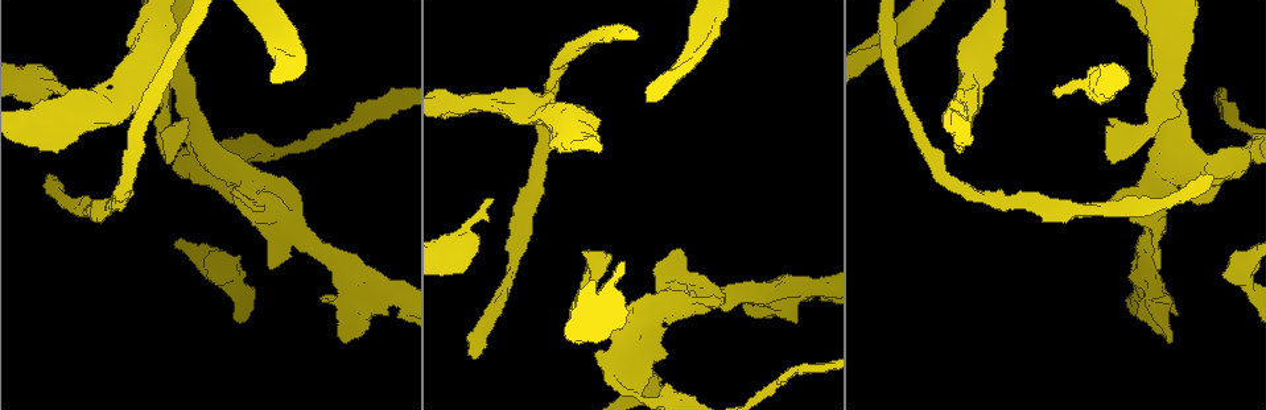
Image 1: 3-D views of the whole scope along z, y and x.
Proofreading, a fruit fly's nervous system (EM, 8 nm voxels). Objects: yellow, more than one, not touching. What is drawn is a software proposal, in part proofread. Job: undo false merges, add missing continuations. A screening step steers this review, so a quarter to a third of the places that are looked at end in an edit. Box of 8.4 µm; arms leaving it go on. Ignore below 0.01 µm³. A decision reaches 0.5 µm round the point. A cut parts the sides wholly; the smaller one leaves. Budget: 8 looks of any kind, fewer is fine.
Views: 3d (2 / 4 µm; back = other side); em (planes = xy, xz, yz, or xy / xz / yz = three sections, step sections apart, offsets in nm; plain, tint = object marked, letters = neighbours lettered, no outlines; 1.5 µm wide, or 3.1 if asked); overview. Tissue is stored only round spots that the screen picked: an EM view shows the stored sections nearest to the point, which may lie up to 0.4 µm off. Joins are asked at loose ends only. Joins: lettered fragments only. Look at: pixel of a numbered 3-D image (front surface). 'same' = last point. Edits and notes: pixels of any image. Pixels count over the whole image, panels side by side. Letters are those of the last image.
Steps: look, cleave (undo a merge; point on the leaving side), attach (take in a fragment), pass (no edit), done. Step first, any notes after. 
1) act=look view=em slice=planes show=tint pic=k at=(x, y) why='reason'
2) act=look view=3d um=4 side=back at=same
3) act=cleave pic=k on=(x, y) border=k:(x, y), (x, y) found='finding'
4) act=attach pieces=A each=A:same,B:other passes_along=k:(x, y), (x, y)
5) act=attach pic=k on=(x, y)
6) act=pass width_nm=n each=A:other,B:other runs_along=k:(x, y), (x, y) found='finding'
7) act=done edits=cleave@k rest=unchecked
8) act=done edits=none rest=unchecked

act=look view=3d um=2 pic=1 at=(388, 314) why='stops while still wide'

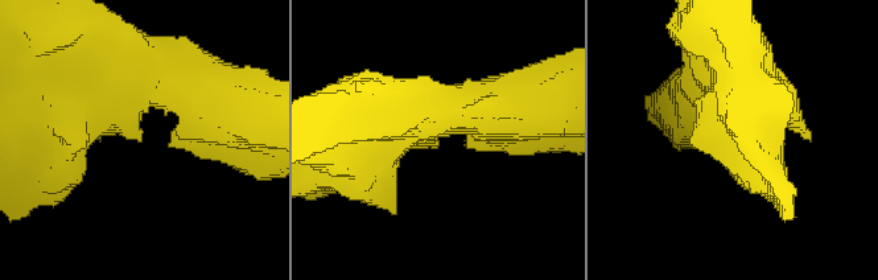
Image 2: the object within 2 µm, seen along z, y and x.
act=look view=em slice=planes show=letters pic=2 at=(137, 140) why='now the EM'

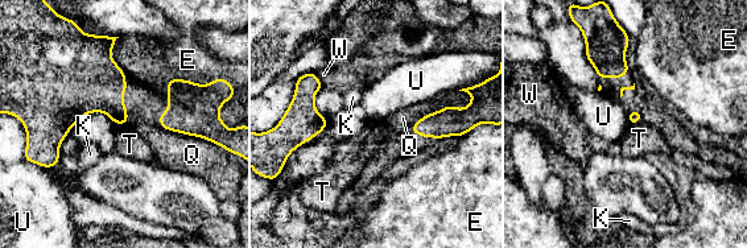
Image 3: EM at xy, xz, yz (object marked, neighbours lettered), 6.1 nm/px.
act=pass each=E:other,K:other,Q:other,T:other,U:other,W:other border=3:(115, 123), (127, 124) found='none of them fits'

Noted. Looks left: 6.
act=look view=em slice=xz step=8 show=plain pic=1 at=(288, 185) why='an open end'

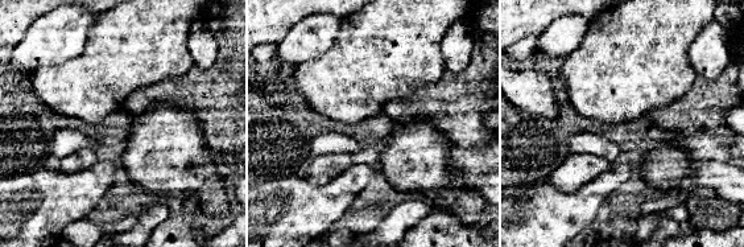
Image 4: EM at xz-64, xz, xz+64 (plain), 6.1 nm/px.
act=look view=em slice=xz step=8 show=letters at=same why='what lies round it'

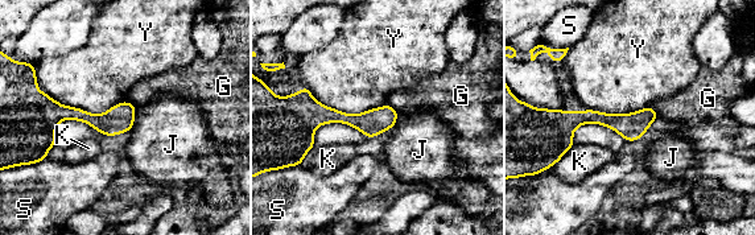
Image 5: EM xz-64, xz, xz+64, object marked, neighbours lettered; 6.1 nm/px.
act=pass longest_contact=Y:550nm each=G:other,J:other,K:other,S:other,Y:other found='none of them fits'

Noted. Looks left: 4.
act=look view=em slice=xy step=8 show=tint pic=1 at=(600, 121) why='stops while still wide'

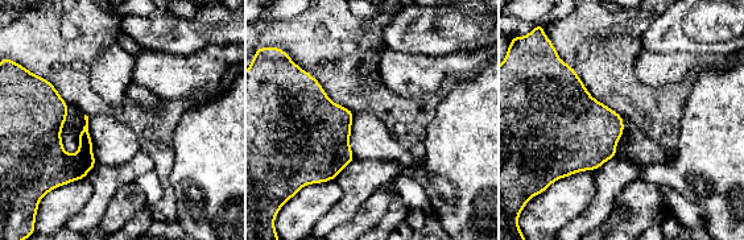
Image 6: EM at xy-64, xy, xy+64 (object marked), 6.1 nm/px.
act=look view=em slice=planes show=letters at=same

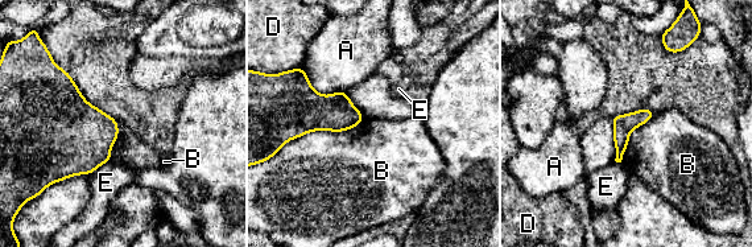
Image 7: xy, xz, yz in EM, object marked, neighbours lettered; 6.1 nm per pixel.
act=pass each=A:other,B:other,D:other,E:other border=7:(364, 118), (289, 141) found='no lettered fragment goes on from it'

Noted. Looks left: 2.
act=done edits=none rest=unchecked

